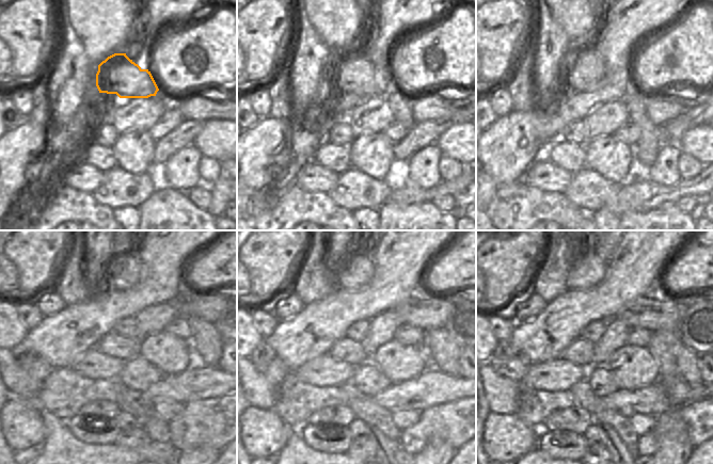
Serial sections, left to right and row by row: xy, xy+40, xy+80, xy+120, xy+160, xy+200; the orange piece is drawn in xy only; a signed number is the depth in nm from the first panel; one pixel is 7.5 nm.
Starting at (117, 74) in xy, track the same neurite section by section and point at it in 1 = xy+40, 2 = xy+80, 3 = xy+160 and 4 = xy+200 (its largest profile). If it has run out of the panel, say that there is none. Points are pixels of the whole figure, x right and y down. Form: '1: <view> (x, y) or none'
1: xy+40 (351, 73)
2: xy+80 (589, 74)
3: xy+160 (349, 271)
4: xy+200 (586, 270)

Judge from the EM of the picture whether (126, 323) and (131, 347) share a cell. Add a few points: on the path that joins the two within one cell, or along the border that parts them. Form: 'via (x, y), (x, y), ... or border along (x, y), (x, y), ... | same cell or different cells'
border along (111, 330), (123, 336), (140, 337) | different cells

